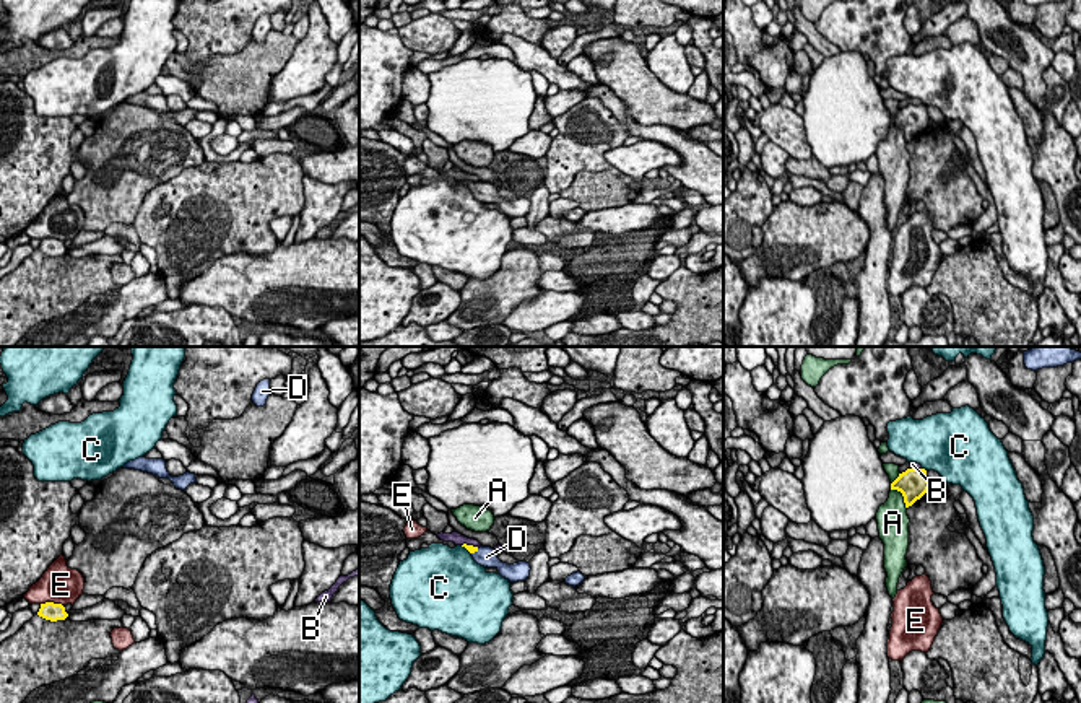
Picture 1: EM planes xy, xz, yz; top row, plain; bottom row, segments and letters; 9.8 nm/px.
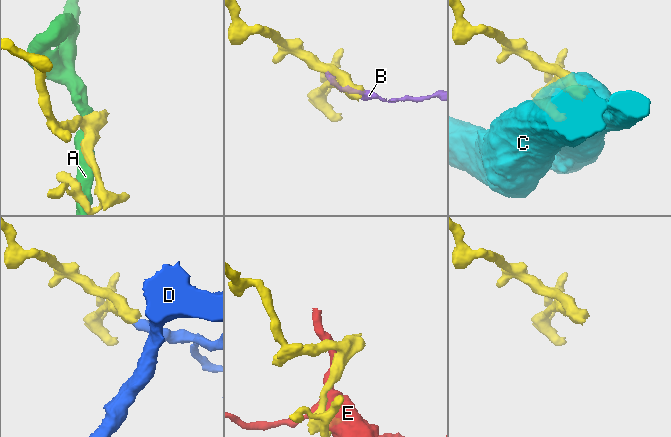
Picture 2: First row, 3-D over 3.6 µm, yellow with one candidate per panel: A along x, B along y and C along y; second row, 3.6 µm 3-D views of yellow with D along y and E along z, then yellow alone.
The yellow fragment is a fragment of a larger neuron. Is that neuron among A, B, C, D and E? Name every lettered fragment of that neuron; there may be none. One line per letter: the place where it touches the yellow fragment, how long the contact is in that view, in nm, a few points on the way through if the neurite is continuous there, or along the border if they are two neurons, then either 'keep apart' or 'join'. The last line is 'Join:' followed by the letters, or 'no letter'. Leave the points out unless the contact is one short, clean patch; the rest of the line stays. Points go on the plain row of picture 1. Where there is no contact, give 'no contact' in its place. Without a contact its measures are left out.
A: yz (903, 130) | 260 nm | keep apart
B: xz (470, 181) | 180 nm | along xz (462, 179), (478, 183) | keep apart
C: yz (924, 104) | 60 nm | along yz (922, 103), (925, 106) | keep apart
D: xz (475, 186) | 100 nm | across xz (470, 184), (475, 186), (486, 192) | join
E: xy (52, 238) | 220 nm | keep apart
Join: D

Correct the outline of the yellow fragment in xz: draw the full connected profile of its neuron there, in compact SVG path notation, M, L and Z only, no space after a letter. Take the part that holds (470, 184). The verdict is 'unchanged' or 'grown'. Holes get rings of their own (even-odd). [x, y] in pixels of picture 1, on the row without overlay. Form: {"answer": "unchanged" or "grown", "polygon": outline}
{"answer": "grown", "polygon": "M463 179L462 182L465 182L473 195L481 200L481 202L488 202L488 203L496 203L499 207L499 210L506 215L509 215L510 218L517 218L517 216L527 216L527 213L530 212L530 199L527 197L519 197L514 200L507 200L502 199L497 194L497 186L491 184L491 182L473 182L473 181L467 181Z"}

